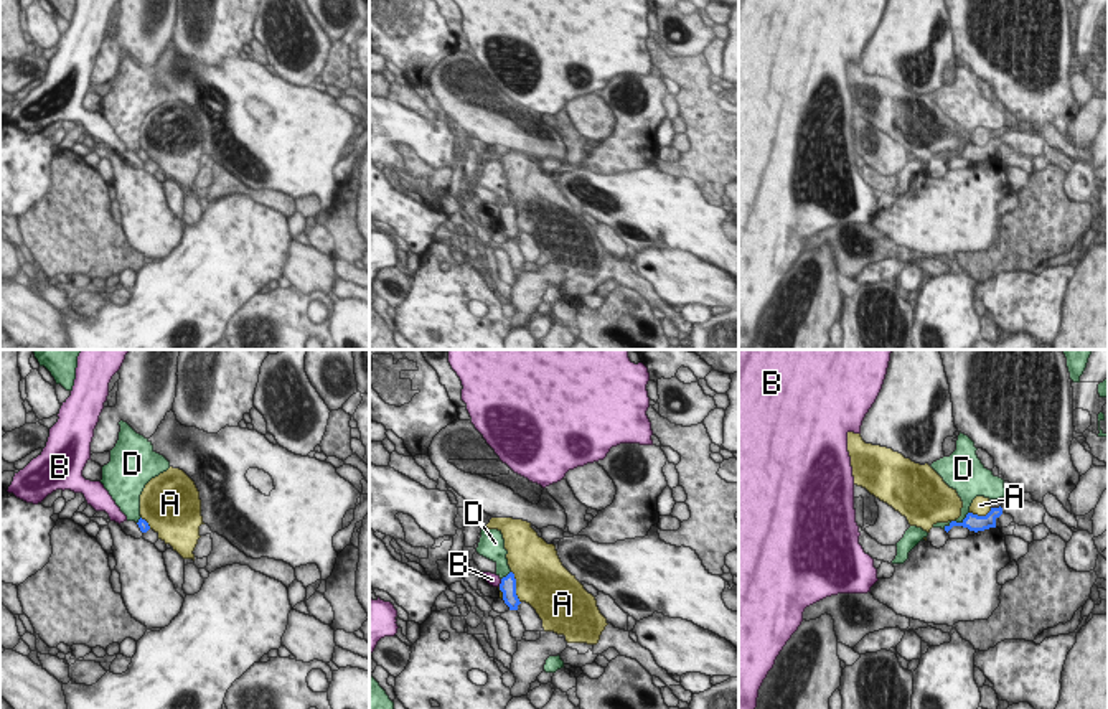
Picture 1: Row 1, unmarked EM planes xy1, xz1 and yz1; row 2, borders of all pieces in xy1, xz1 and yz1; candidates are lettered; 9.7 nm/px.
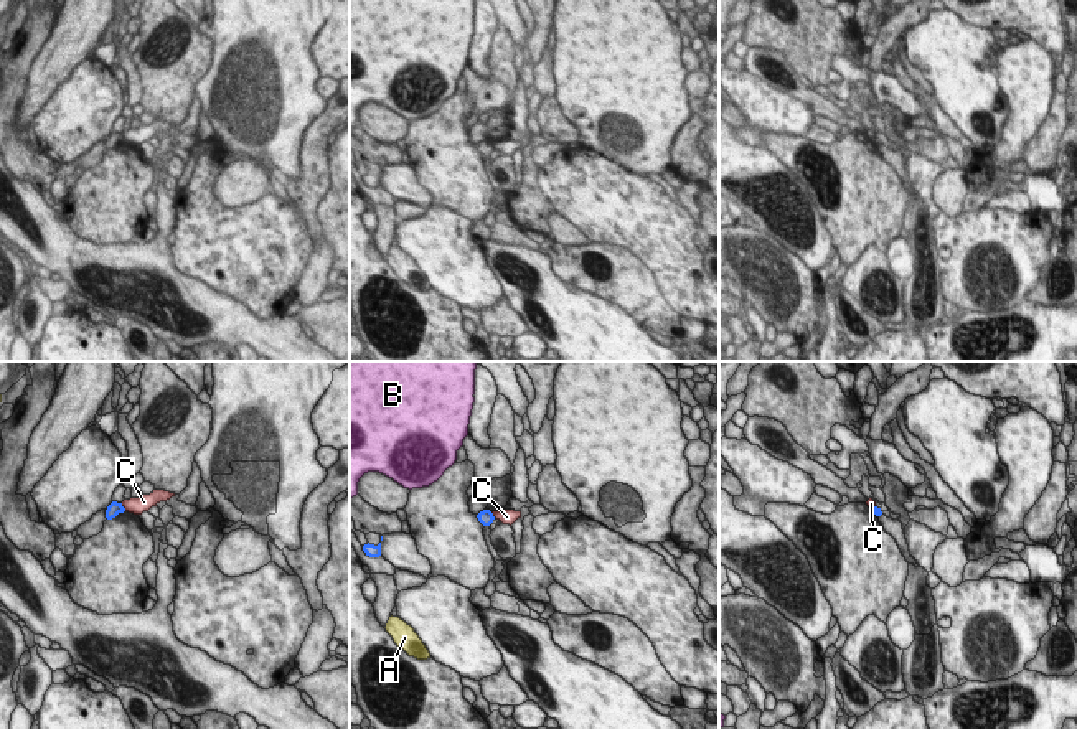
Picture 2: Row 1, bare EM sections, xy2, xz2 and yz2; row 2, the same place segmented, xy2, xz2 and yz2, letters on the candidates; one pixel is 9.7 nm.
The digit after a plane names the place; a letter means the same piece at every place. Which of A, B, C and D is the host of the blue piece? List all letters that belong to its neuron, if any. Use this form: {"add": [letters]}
{"add": []}

